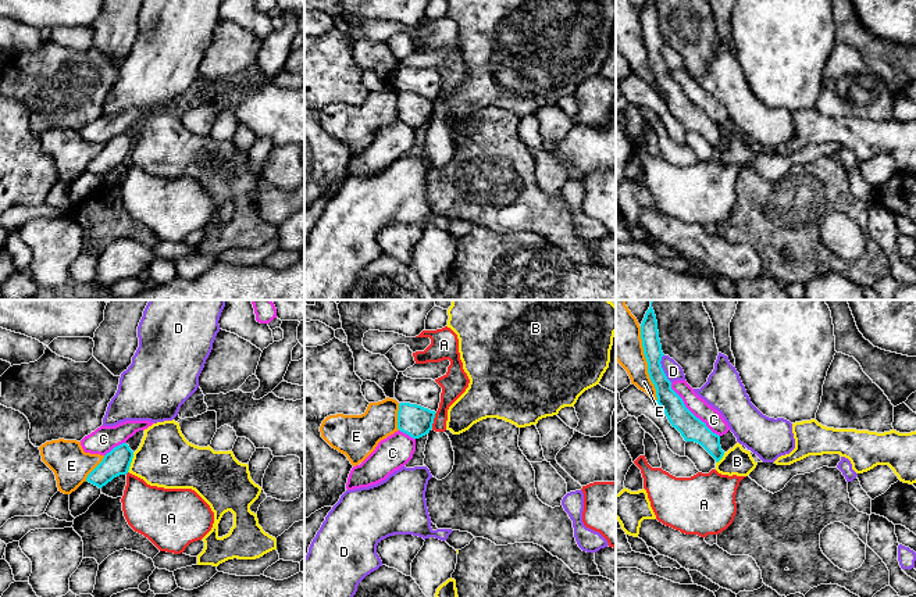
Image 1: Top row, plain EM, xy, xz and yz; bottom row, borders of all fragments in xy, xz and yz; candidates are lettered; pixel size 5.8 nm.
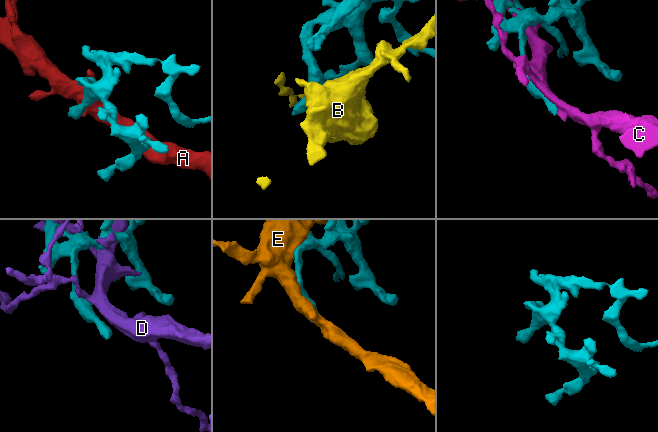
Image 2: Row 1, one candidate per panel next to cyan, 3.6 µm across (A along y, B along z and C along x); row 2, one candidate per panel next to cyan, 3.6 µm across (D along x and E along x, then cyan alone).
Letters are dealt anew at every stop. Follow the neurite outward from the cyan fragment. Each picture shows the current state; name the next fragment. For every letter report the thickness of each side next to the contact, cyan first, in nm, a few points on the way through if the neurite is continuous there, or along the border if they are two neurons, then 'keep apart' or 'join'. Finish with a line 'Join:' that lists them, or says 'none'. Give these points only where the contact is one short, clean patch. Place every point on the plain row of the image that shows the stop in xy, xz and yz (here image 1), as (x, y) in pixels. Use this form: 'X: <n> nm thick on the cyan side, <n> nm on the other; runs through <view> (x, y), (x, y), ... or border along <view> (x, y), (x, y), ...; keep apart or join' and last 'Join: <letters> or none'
A: 190 nm thick on the cyan side, 150 nm on the other; border along xz (437, 102), (431, 117); keep apart
B: 150 nm thick on the cyan side, 320 nm on the other; keep apart
C: 140 nm thick on the cyan side, 110 nm on the other; keep apart
D: 130 nm thick on the cyan side, 100 nm on the other; keep apart
E: 120 nm thick on the cyan side, 280 nm on the other; keep apart
Join: none

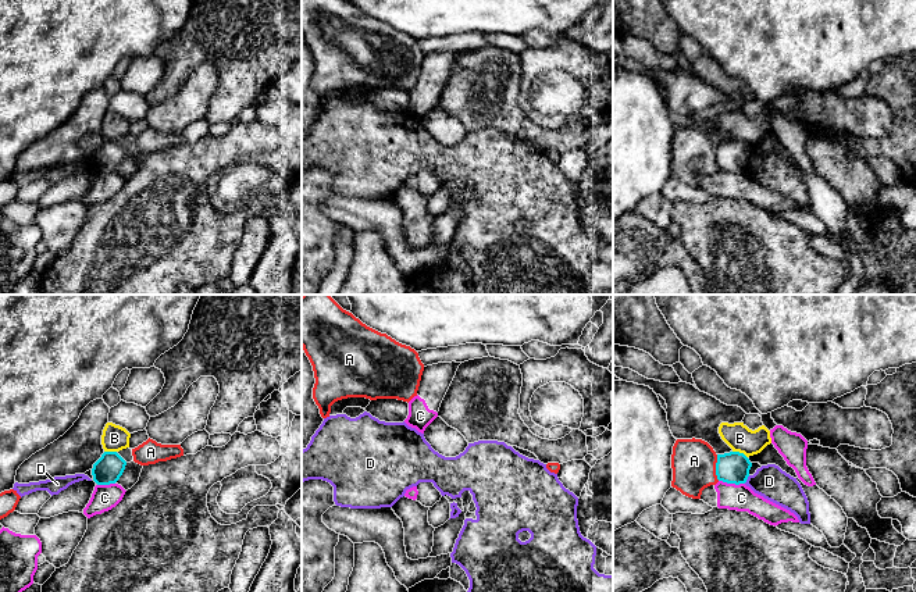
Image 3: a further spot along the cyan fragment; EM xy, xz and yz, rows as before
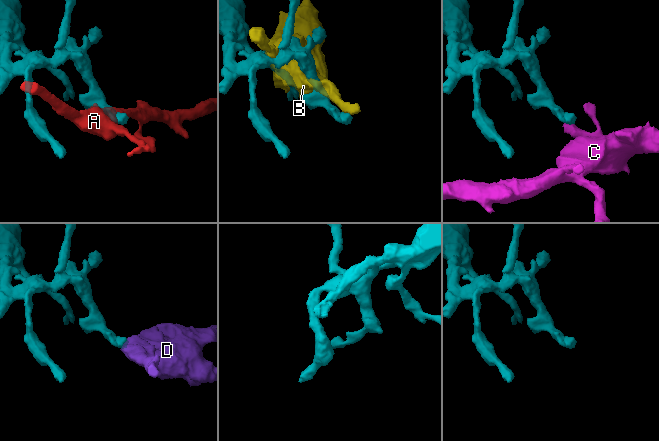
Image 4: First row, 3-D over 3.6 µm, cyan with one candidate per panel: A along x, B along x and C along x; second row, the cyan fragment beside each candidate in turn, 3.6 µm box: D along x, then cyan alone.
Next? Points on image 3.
A: 180 nm thick on the cyan side, 260 nm on the other; keep apart
B: 180 nm thick on the cyan side, 160 nm on the other; keep apart
C: 180 nm thick on the cyan side, 160 nm on the other; border along yz (719, 168), (727, 173), (744, 173); keep apart
D: 180 nm thick on the cyan side, 190 nm on the other; border along yz (749, 164), (744, 171); keep apart
Join: none

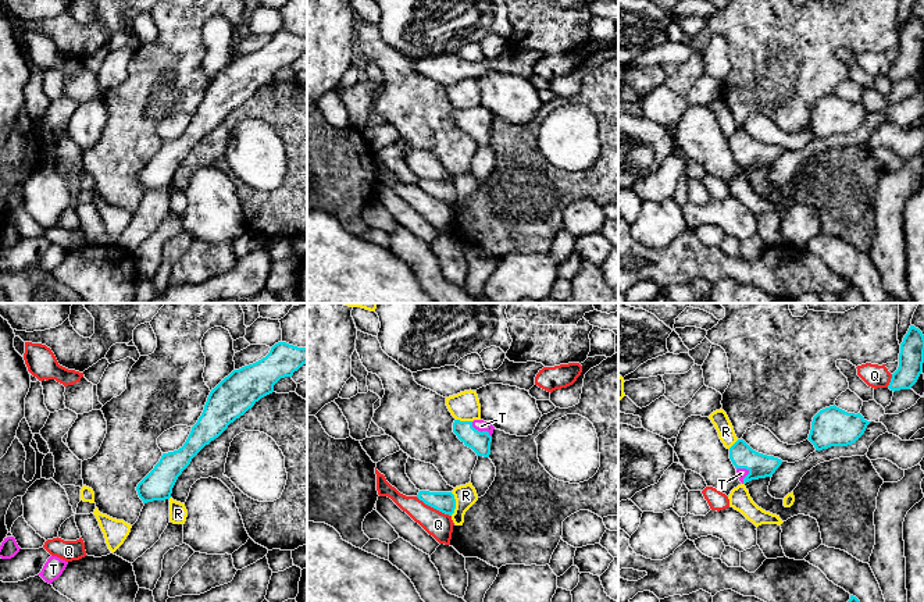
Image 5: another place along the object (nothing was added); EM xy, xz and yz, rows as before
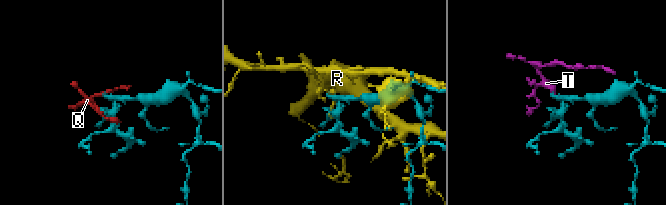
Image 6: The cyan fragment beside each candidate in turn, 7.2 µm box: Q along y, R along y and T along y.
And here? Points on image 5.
Q: 120 nm thick on the cyan side, 150 nm on the other; keep apart
R: 120 nm thick on the cyan side, 130 nm on the other; keep apart
T: 120 nm thick on the cyan side, 70 nm on the other; runs through xz (480, 131), (480, 120), (481, 114); join
Join: T

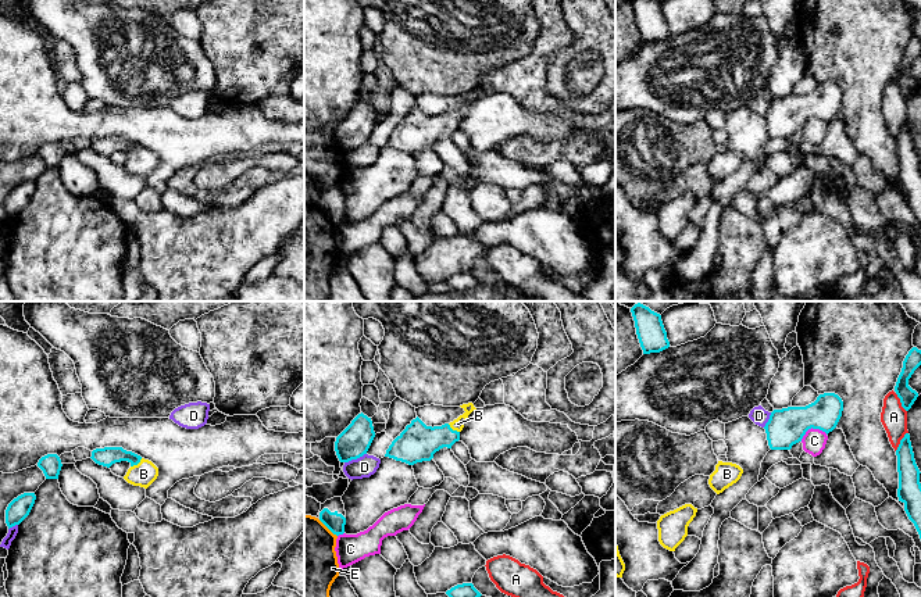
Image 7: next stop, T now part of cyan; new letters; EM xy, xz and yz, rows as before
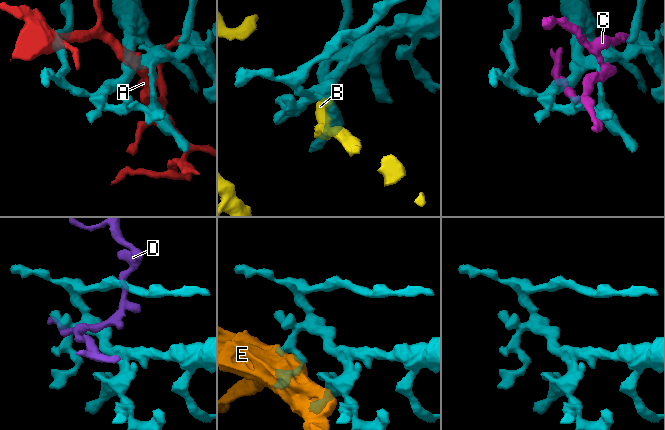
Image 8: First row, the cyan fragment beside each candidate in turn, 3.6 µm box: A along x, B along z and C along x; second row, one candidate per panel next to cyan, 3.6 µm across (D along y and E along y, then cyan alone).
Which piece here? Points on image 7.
A: 130 nm thick on the cyan side, 160 nm on the other; border along yz (907, 121), (895, 139); keep apart
B: 110 nm thick on the cyan side, 140 nm on the other; runs through xy (107, 145), (128, 145), (136, 153), (143, 163); join
C: 220 nm thick on the cyan side, 140 nm on the other; keep apart
D: 180 nm thick on the cyan side, 120 nm on the other; keep apart
E: 110 nm thick on the cyan side, 380 nm on the other; border along xz (318, 208), (336, 225); keep apart
Join: B

